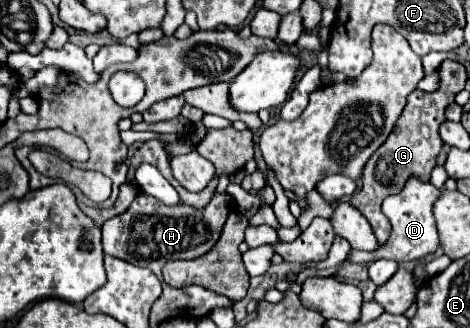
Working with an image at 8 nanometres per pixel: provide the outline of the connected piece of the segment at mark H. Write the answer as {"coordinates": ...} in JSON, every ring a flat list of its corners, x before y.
{"coordinates":[[141,193,125,213,105,221,105,225,101,227,103,251,127,263,147,267,157,277,161,277,161,269,167,261,195,259,207,253,221,237,221,229,231,211,233,211,233,205,225,201,225,193,215,193,203,209,191,207,187,203,163,205,155,197]]}

